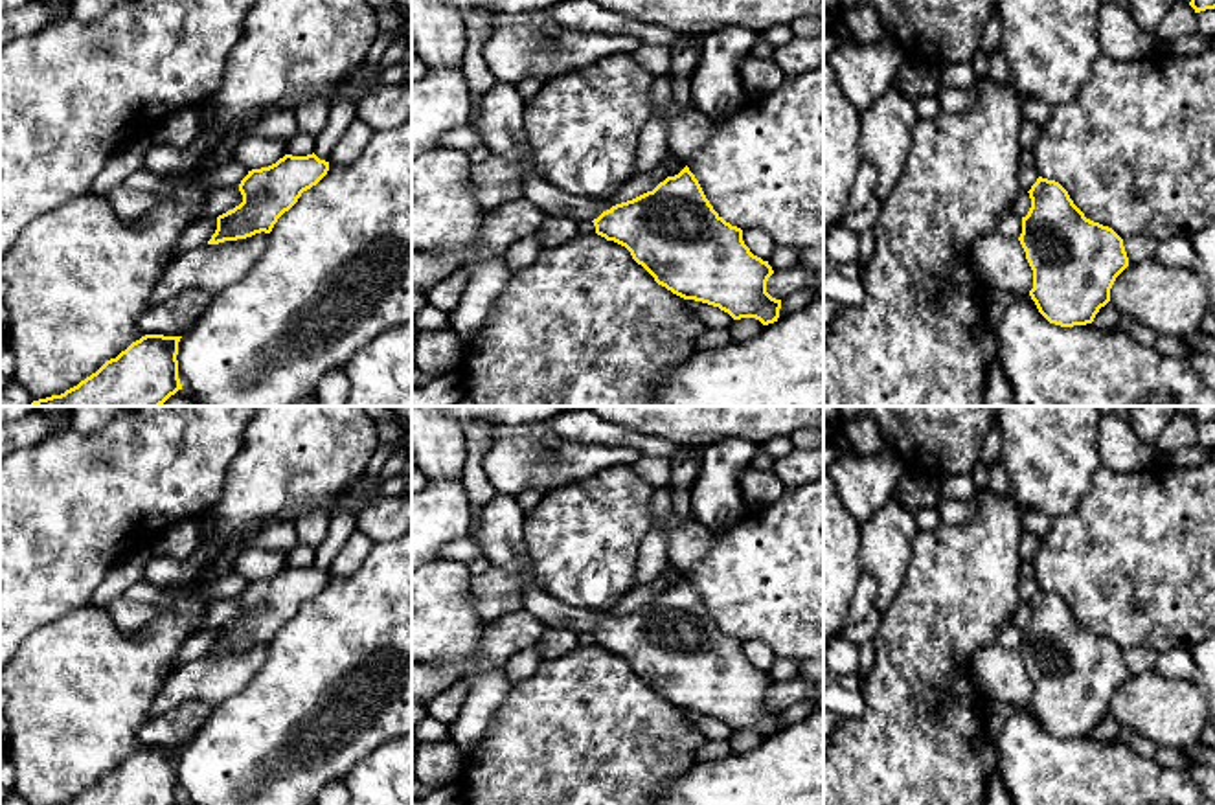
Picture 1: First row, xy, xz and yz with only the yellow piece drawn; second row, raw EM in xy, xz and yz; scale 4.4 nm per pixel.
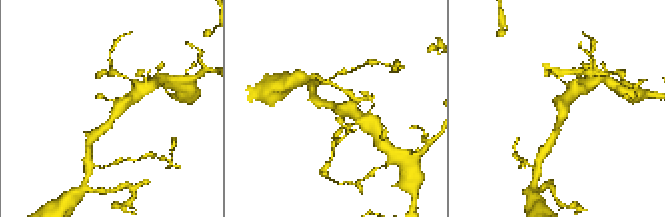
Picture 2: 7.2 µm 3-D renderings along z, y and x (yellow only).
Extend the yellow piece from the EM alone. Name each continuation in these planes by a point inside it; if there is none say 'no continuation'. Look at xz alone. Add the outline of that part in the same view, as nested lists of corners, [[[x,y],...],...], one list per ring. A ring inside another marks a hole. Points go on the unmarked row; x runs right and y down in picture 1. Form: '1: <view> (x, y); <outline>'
1: xz (500, 532); [[[496,494],[480,509],[480,524],[469,537],[482,548],[483,557],[522,581],[524,608],[548,629],[594,632],[610,621],[608,610],[573,608],[546,590],[539,588],[531,572],[531,561],[524,546],[526,511],[515,496]]]

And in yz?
no continuation

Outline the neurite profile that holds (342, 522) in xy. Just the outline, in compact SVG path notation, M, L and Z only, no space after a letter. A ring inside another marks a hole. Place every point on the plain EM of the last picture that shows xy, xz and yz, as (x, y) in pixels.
M336 509L329 515L329 529L324 542L314 550L314 566L329 573L329 568L344 542L357 529L358 509Z

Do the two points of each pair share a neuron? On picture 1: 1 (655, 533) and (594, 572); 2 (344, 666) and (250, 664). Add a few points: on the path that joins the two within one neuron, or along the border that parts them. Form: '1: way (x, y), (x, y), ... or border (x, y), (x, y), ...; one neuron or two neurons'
1: border (651, 500), (651, 528), (638, 548), (633, 585); two neurons
2: border (271, 646), (265, 664), (234, 693); two neurons

